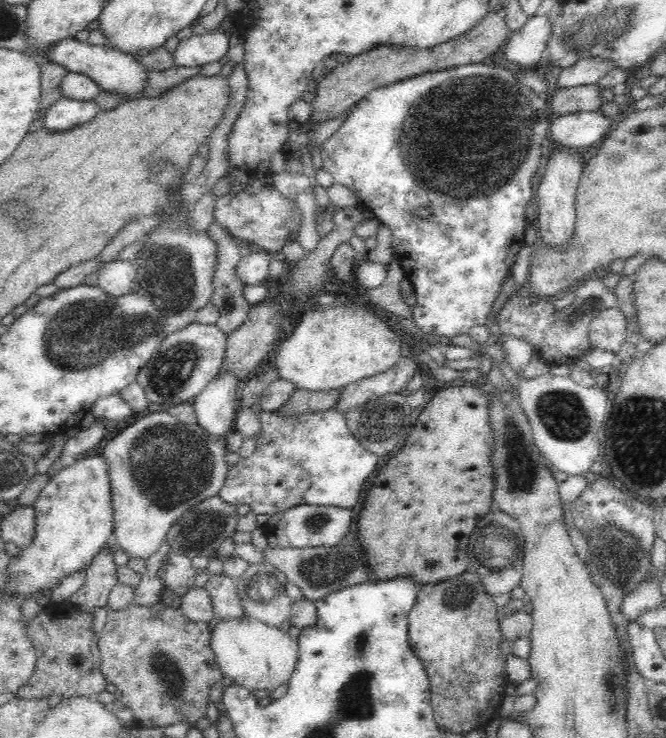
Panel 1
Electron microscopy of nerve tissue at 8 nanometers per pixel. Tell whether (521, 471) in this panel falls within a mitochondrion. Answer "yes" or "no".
yes

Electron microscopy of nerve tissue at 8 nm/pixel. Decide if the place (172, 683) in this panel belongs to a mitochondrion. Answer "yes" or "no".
yes

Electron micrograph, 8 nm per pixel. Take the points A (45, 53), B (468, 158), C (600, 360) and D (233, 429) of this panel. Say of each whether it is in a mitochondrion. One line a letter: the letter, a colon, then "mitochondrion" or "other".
A: other
B: mitochondrion
C: other
D: other

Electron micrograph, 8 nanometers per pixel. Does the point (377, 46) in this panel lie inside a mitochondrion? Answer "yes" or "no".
no

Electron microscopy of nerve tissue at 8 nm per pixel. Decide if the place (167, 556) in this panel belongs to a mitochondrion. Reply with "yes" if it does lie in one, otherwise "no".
no

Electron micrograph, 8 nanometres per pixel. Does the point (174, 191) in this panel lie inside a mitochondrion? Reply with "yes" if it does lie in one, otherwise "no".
no

